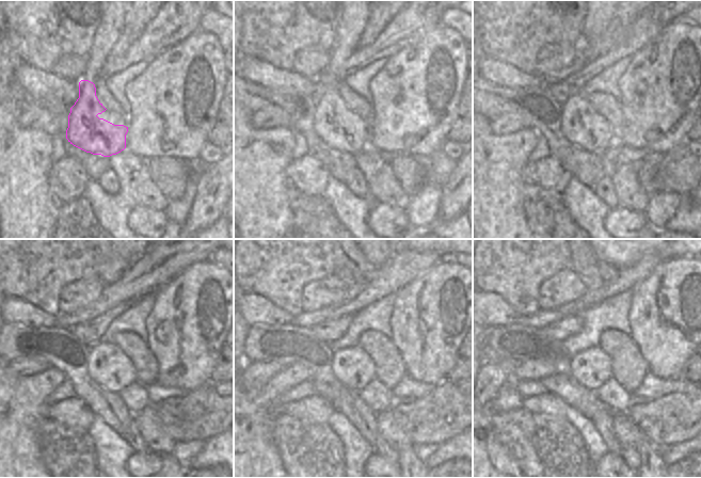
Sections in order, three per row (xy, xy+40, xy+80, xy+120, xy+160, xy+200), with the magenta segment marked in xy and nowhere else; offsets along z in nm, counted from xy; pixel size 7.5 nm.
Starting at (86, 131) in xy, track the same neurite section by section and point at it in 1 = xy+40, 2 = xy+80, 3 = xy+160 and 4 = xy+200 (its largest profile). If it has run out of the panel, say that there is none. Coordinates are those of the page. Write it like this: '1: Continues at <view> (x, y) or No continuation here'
1: Continues at xy+40 (351, 138)
2: Continues at xy+80 (590, 137)
3: Continues at xy+160 (353, 368)
4: Continues at xy+200 (592, 368)

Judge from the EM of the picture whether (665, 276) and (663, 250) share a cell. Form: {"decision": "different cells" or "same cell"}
{"decision": "different cells"}

